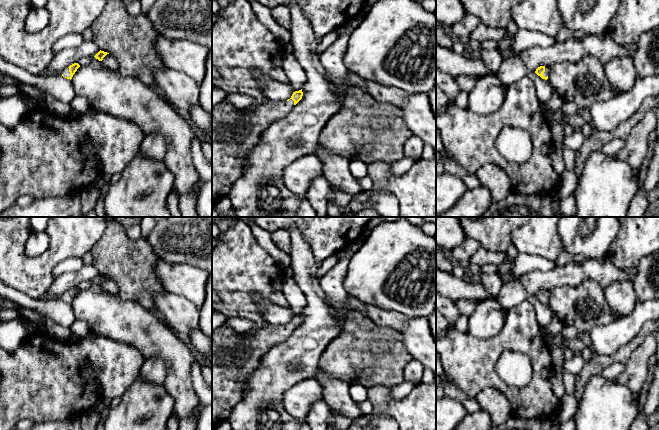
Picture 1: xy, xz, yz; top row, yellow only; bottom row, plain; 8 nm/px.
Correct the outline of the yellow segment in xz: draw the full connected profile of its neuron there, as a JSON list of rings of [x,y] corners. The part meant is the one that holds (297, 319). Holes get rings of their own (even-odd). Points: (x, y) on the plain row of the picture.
[[[301,313],[285,326],[267,324],[249,337],[224,325],[212,330],[212,430],[227,421],[231,409],[242,398],[243,382],[262,357],[273,346],[285,342],[302,320]],[[242,344],[248,349],[244,358],[236,351]],[[220,350],[225,353],[223,361],[217,357]]]

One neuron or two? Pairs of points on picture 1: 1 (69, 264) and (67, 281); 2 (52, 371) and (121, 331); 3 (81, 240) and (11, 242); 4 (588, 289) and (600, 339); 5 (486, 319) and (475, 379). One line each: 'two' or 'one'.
1: two
2: two
3: one
4: two
5: two

